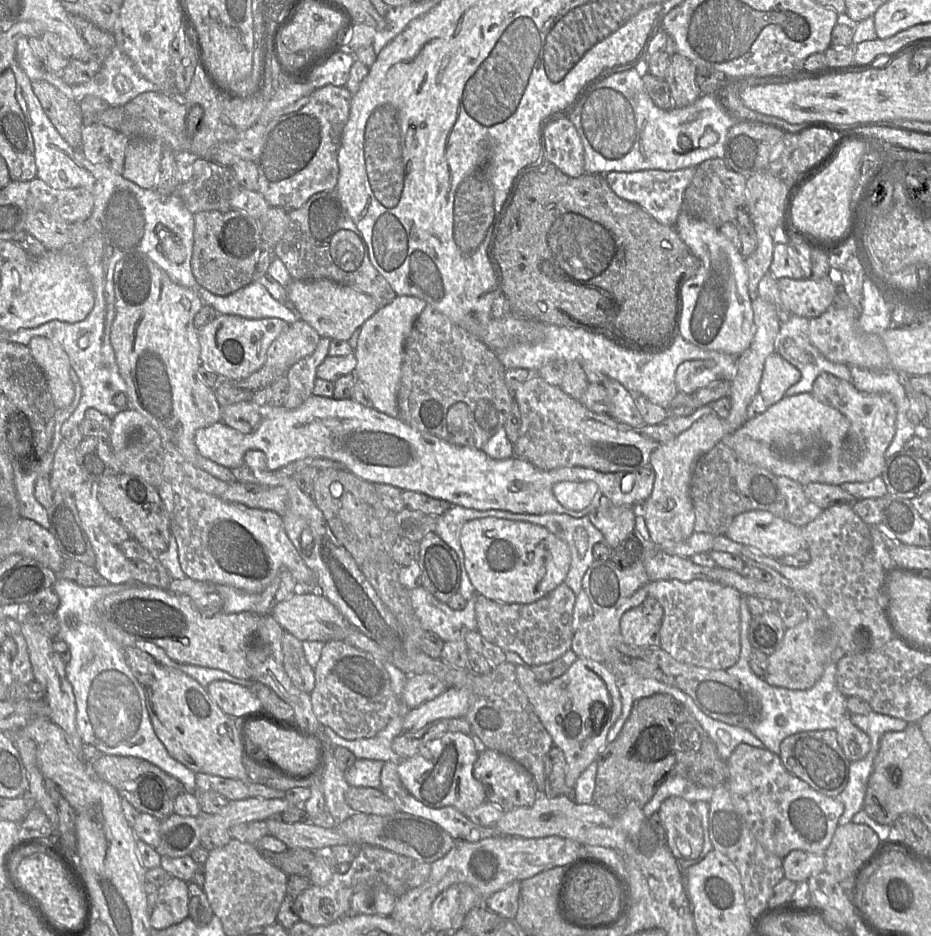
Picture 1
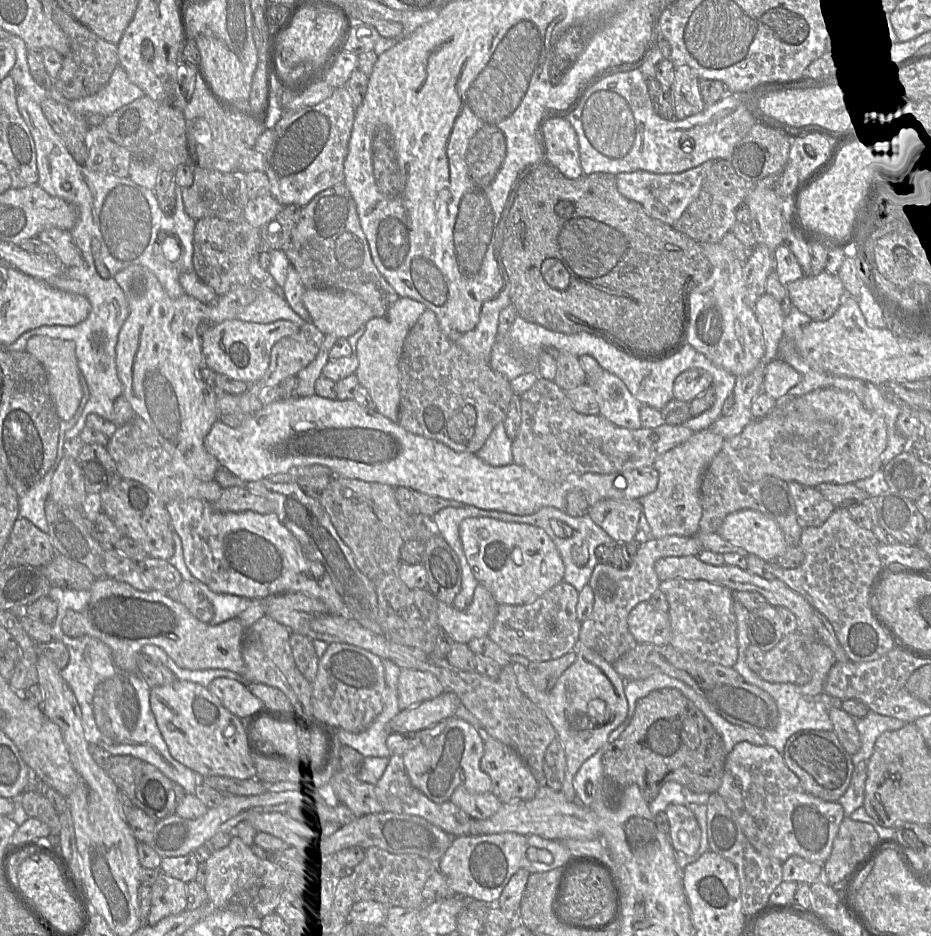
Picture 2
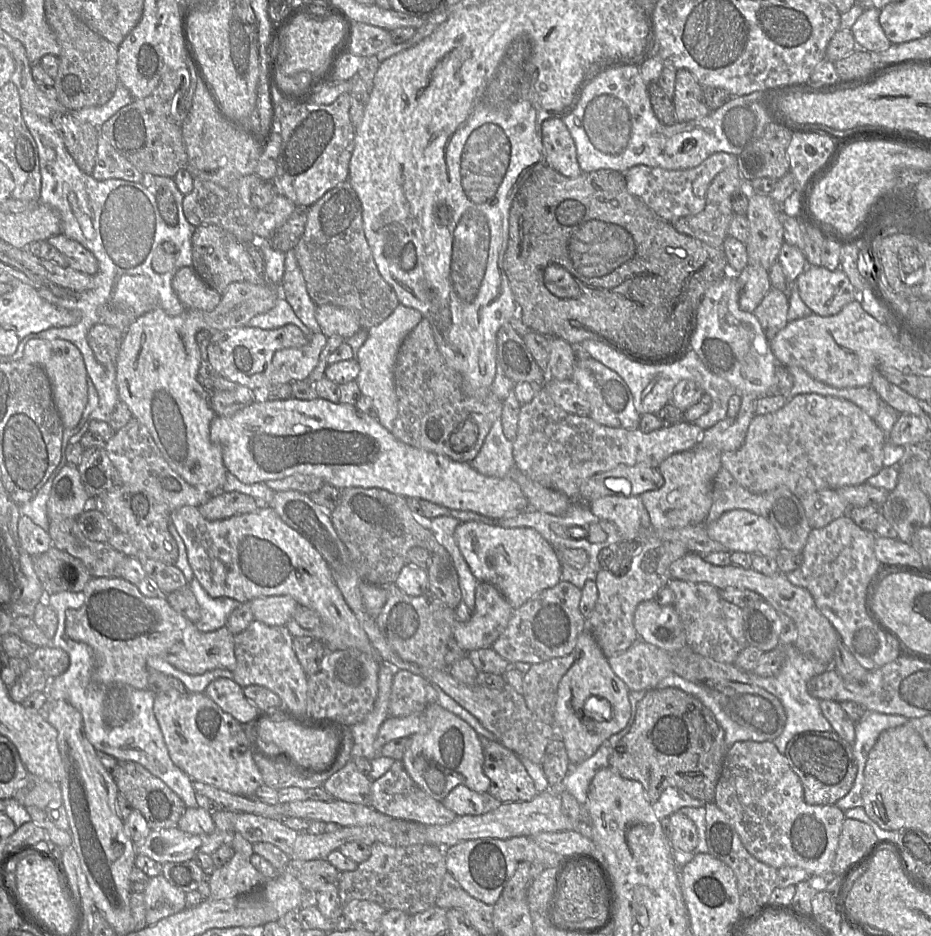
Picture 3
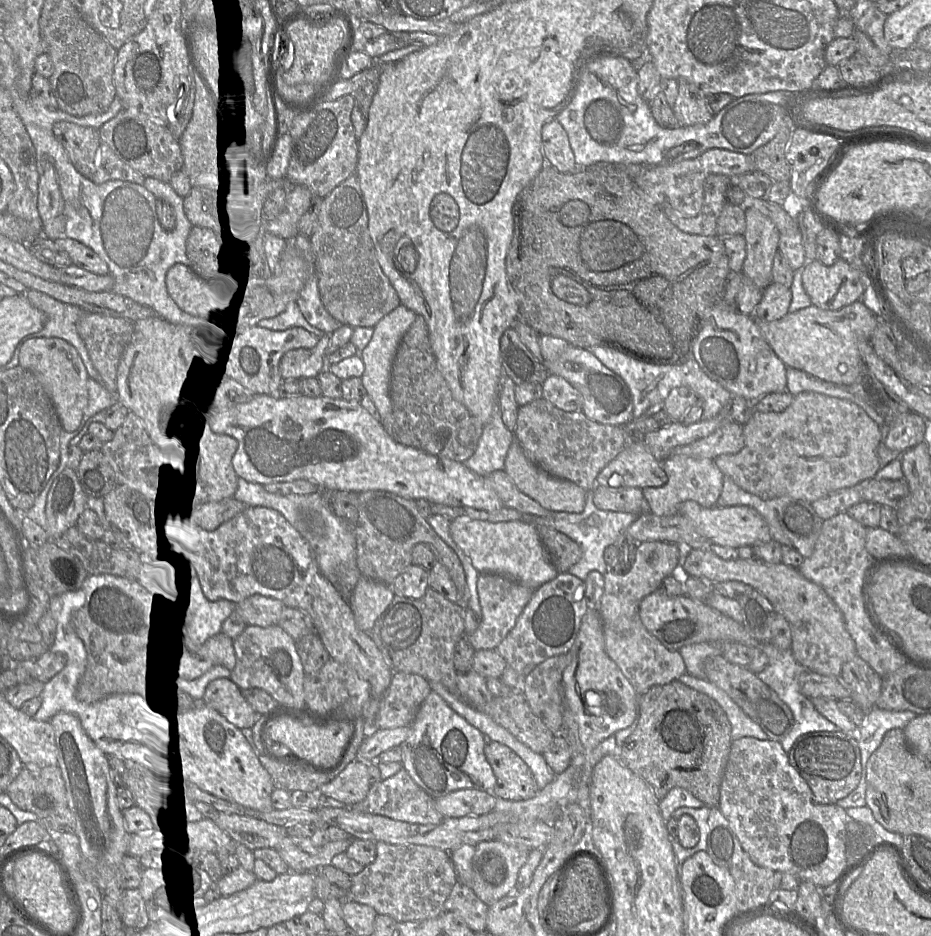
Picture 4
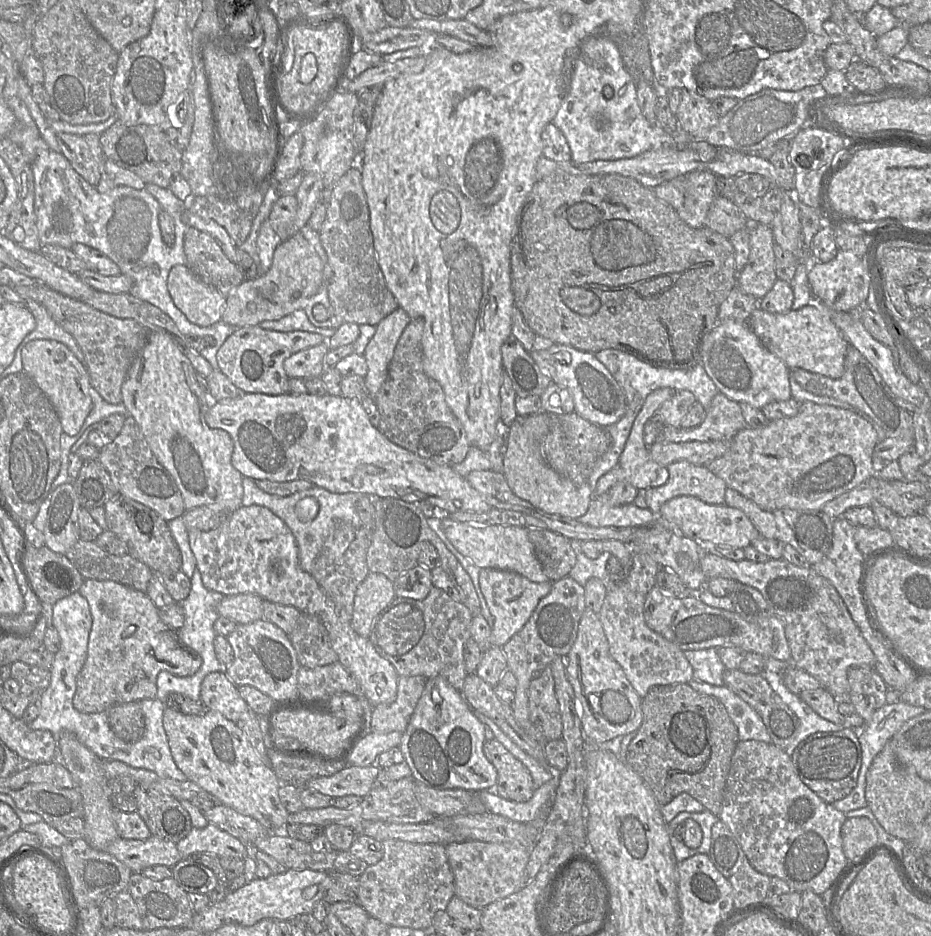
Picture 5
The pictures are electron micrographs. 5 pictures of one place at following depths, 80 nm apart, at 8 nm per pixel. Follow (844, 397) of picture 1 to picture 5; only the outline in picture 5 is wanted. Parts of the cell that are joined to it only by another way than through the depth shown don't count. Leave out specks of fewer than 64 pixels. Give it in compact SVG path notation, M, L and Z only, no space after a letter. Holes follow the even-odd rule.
M804 401L800 403L798 413L793 417L771 420L767 425L759 428L747 426L741 429L732 438L729 449L721 457L714 459L706 466L712 473L722 478L728 487L738 491L764 510L777 510L782 508L821 510L827 502L852 490L876 474L872 466L872 458L874 447L878 442L877 432L871 423L855 412L831 405Z

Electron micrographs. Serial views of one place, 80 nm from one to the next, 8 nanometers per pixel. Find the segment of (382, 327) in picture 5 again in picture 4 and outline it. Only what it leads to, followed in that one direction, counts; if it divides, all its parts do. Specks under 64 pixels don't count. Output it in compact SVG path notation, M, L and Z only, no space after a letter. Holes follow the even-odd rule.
M400 303L398 307L384 316L375 326L371 340L362 351L365 370L361 376L367 394L377 407L381 419L389 416L392 410L390 381L394 358L404 334L415 321L417 314Z

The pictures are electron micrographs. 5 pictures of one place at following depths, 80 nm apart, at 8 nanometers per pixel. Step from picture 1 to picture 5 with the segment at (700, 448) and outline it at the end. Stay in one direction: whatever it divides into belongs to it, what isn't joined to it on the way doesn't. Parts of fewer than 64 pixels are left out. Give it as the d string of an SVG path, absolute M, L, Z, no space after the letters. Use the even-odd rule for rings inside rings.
M681 460L667 466L668 481L659 487L644 489L648 508L659 516L662 505L671 498L695 496L707 504L725 504L726 482L712 473L706 465Z

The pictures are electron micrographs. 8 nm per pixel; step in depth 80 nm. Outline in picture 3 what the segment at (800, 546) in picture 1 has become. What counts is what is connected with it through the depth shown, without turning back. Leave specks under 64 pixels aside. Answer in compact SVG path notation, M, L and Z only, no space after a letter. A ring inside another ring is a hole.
M733 509L722 514L717 520L705 523L708 535L723 544L728 552L742 551L750 555L776 558L781 546L775 526L766 518L747 509Z

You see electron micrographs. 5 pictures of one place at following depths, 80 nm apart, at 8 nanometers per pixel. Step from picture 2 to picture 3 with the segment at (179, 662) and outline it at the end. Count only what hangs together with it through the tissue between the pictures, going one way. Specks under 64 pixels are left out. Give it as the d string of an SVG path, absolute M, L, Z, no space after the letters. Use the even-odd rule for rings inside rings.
M120 577L91 578L83 592L83 605L65 612L65 632L70 639L91 649L94 682L148 689L147 660L154 656L189 675L200 675L214 669L234 671L234 635L226 626L212 632L201 632L195 623L170 607L166 596L160 594L148 598L135 585Z

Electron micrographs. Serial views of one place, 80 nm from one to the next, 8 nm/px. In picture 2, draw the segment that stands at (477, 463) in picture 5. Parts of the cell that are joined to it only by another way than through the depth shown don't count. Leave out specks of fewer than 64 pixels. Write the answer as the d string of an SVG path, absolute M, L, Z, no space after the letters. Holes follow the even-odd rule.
M499 423L476 455L490 466L500 467L510 465L514 463L512 442L513 440L506 434L504 423Z

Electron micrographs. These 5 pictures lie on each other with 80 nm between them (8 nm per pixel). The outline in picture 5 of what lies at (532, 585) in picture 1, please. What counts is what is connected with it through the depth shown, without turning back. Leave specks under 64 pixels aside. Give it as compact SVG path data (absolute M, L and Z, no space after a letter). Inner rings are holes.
M448 515L442 519L444 533L452 545L480 569L501 569L516 572L536 583L550 581L539 563L525 527L489 525L479 527L472 523L453 520Z

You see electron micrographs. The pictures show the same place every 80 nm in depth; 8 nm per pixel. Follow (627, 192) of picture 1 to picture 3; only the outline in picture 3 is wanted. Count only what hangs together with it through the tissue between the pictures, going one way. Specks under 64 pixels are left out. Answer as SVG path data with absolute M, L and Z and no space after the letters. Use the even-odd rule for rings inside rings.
M716 152L694 168L668 170L647 165L636 165L624 172L627 191L643 201L655 213L667 221L697 215L706 204L707 189L713 178L725 168L737 164L737 156Z

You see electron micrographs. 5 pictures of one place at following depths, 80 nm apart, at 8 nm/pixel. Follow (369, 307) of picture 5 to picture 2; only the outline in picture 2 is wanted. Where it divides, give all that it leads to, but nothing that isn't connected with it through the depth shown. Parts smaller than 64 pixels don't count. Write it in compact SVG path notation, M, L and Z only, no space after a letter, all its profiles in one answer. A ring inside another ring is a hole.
M343 183L317 194L301 207L290 241L283 248L306 289L348 291L364 301L374 317L383 317L400 297L373 263L356 203Z

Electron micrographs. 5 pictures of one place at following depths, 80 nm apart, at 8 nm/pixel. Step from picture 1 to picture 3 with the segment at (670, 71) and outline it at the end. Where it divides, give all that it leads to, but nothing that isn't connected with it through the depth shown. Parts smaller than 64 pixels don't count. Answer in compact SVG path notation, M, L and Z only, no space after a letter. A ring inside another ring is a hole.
M685 69L676 71L673 104L677 123L699 120L711 112L704 99L703 87Z

